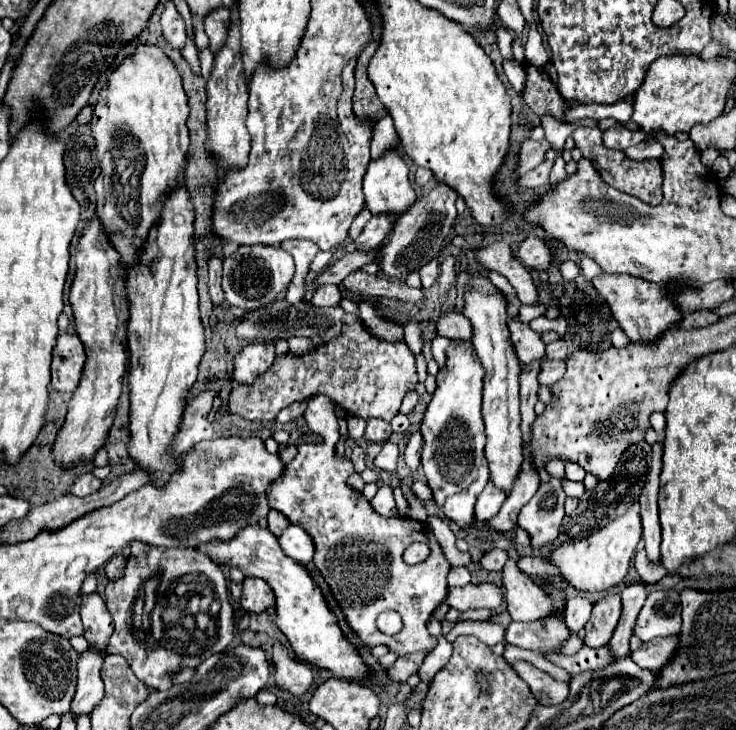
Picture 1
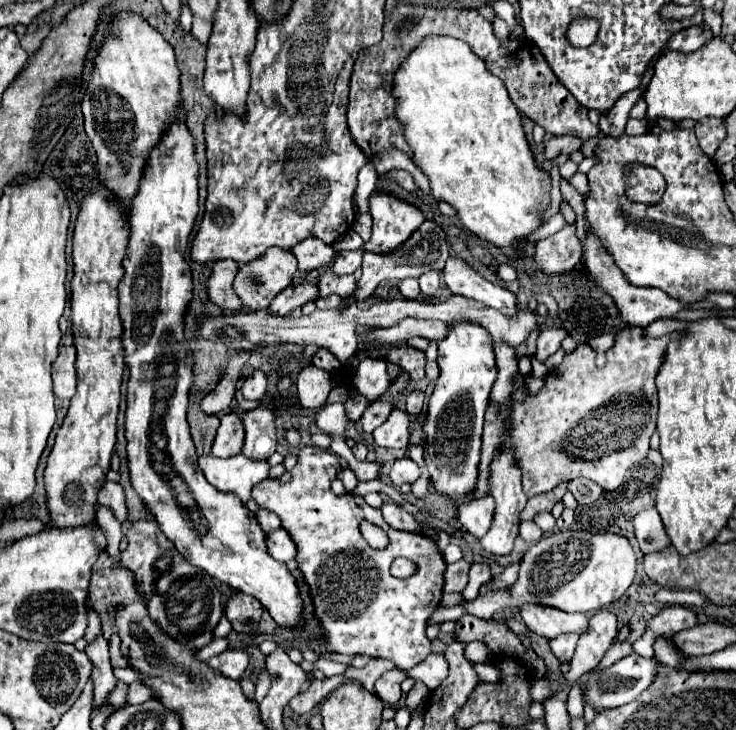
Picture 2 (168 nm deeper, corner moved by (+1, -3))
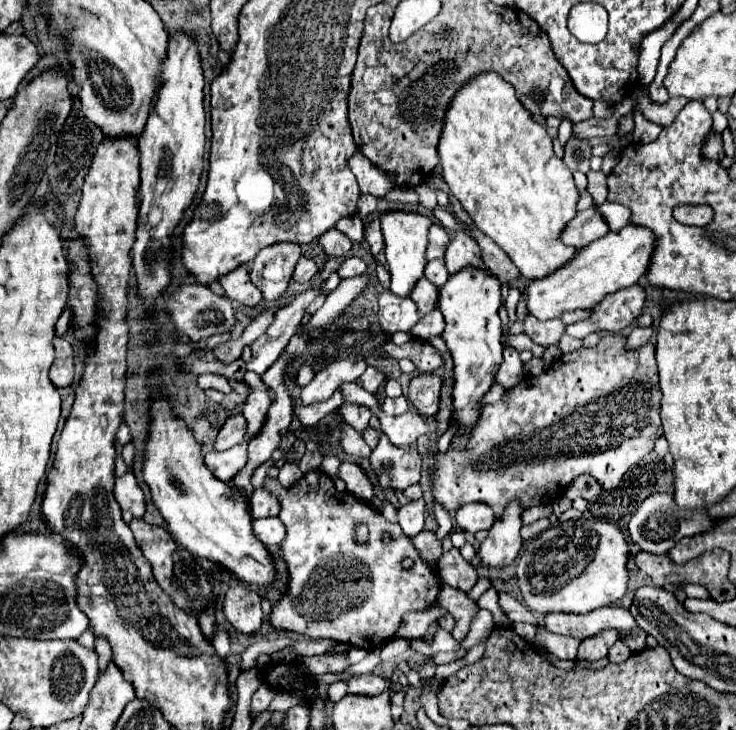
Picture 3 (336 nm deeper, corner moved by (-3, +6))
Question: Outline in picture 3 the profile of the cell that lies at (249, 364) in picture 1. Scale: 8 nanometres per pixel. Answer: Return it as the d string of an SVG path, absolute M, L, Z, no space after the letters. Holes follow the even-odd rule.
M245 372L245 382L249 384L251 392L249 392L249 398L245 400L243 414L247 418L247 438L251 438L255 432L261 430L265 414L267 414L267 406L271 404L271 398L269 398L267 386L263 384L259 374Z

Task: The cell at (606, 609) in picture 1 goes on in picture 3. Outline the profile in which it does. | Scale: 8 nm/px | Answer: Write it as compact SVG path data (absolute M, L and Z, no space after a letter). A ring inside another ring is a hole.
M613 628L603 630L603 632L599 632L599 636L593 636L593 638L583 640L581 646L579 646L579 654L577 656L581 660L589 660L589 662L599 660L599 658L605 658L607 652L609 652L609 648L617 640L619 640L619 632L617 630L613 630Z

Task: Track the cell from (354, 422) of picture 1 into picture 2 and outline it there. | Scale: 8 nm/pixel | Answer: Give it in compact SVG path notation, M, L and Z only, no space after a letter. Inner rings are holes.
M375 401L375 403L371 403L371 405L365 409L363 417L361 417L363 429L365 429L367 433L371 433L373 429L377 429L379 425L383 425L383 423L387 421L387 417L391 415L391 411L393 411L393 405L391 405L389 401Z

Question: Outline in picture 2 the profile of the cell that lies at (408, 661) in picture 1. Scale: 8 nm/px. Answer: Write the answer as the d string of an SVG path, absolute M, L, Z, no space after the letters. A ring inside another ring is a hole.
M391 669L387 673L383 673L377 681L375 681L375 695L387 703L387 705L397 705L401 701L401 681L407 679L405 671L399 669Z

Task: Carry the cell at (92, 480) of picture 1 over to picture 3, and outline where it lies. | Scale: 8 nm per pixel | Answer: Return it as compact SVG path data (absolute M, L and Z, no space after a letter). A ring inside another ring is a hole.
M127 470L123 476L115 480L115 490L113 490L121 510L129 510L135 518L143 518L145 514L145 496L143 490L139 488L135 476L131 470Z

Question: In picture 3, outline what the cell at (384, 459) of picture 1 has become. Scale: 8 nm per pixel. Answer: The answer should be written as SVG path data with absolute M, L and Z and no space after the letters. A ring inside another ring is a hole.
M343 462L339 472L337 472L337 478L345 480L347 484L347 490L353 492L355 496L363 498L363 500L373 500L375 492L373 492L373 484L369 480L369 476L365 474L365 470L357 464L357 462Z

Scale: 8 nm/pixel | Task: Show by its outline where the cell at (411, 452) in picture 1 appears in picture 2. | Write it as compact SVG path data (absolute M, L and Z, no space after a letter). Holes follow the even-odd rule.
M403 457L397 463L393 463L391 473L389 473L393 485L397 485L397 487L403 485L403 483L415 483L419 475L421 475L419 465L413 459L409 459L409 457Z

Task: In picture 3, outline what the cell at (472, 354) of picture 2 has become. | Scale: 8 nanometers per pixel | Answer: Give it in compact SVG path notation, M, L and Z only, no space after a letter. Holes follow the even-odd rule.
M463 268L463 272L451 276L439 294L439 310L445 318L443 340L453 358L453 392L451 392L451 420L457 424L461 440L469 440L471 428L479 420L483 408L481 400L495 382L495 374L503 360L503 328L499 320L501 284L493 274L479 272L475 268Z

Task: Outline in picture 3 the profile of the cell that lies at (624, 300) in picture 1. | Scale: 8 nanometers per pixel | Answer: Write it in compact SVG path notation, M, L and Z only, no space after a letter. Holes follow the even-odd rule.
M605 202L597 208L599 208L601 216L607 220L607 226L609 226L611 232L617 232L617 230L621 230L623 226L629 224L629 216L631 216L629 208L621 206L621 204L609 204L609 202Z

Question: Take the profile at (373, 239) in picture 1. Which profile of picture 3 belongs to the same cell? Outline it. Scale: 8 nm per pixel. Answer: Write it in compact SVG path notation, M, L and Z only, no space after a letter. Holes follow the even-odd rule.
M335 270L329 274L329 278L325 278L321 288L307 288L305 292L297 294L291 304L283 306L283 310L277 312L275 322L269 326L269 332L265 336L257 338L257 342L253 342L253 346L251 346L253 360L247 364L247 370L253 370L261 376L279 358L279 354L287 346L289 338L295 334L307 306L317 296L327 296L335 286L339 286L339 282L341 282L341 276Z

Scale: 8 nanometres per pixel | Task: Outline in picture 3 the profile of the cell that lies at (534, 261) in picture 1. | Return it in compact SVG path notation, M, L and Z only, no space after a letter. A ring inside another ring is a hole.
M593 206L589 210L585 210L585 212L579 212L567 224L567 228L561 232L561 240L567 242L571 248L581 250L587 244L591 244L593 240L599 240L601 236L605 236L607 232L609 232L609 226L605 224L603 216Z

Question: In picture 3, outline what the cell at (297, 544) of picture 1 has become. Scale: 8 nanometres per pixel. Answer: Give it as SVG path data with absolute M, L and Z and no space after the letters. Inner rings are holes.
M279 518L253 520L253 532L265 546L279 546L283 542L283 536L287 536Z

